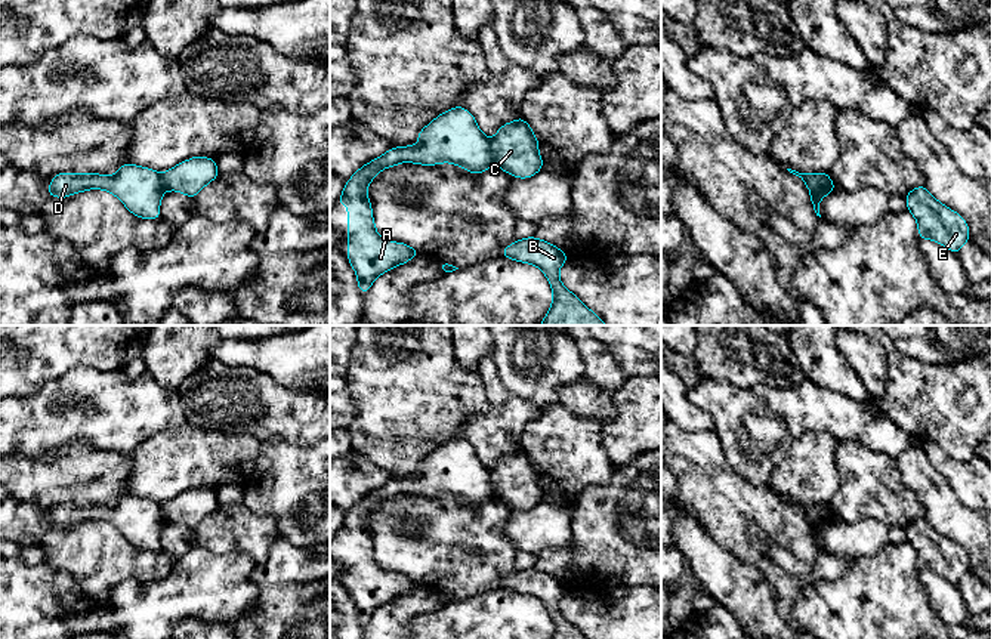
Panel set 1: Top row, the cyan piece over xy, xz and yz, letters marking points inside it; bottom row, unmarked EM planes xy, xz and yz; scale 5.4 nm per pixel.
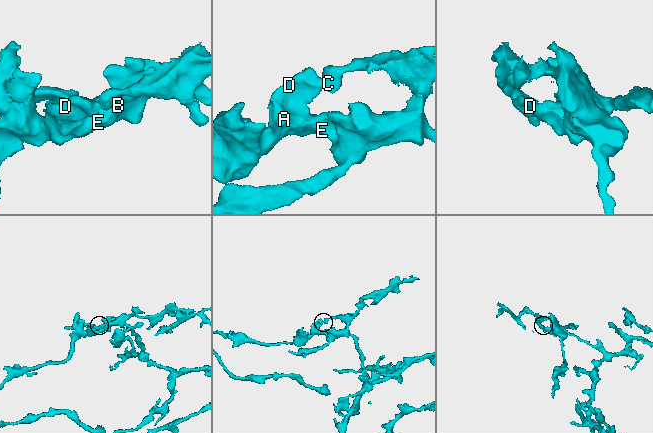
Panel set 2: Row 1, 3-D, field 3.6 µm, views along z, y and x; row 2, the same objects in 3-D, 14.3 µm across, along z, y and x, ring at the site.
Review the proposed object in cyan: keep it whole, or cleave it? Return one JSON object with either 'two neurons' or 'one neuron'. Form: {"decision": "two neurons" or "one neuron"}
{"decision": "two neurons"}

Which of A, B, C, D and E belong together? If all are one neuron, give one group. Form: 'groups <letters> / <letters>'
groups A D / B C E

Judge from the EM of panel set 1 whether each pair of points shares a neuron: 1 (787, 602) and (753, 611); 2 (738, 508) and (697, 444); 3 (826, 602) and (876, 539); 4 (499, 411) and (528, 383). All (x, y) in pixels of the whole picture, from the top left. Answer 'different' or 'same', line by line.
1: different
2: same
3: different
4: different

